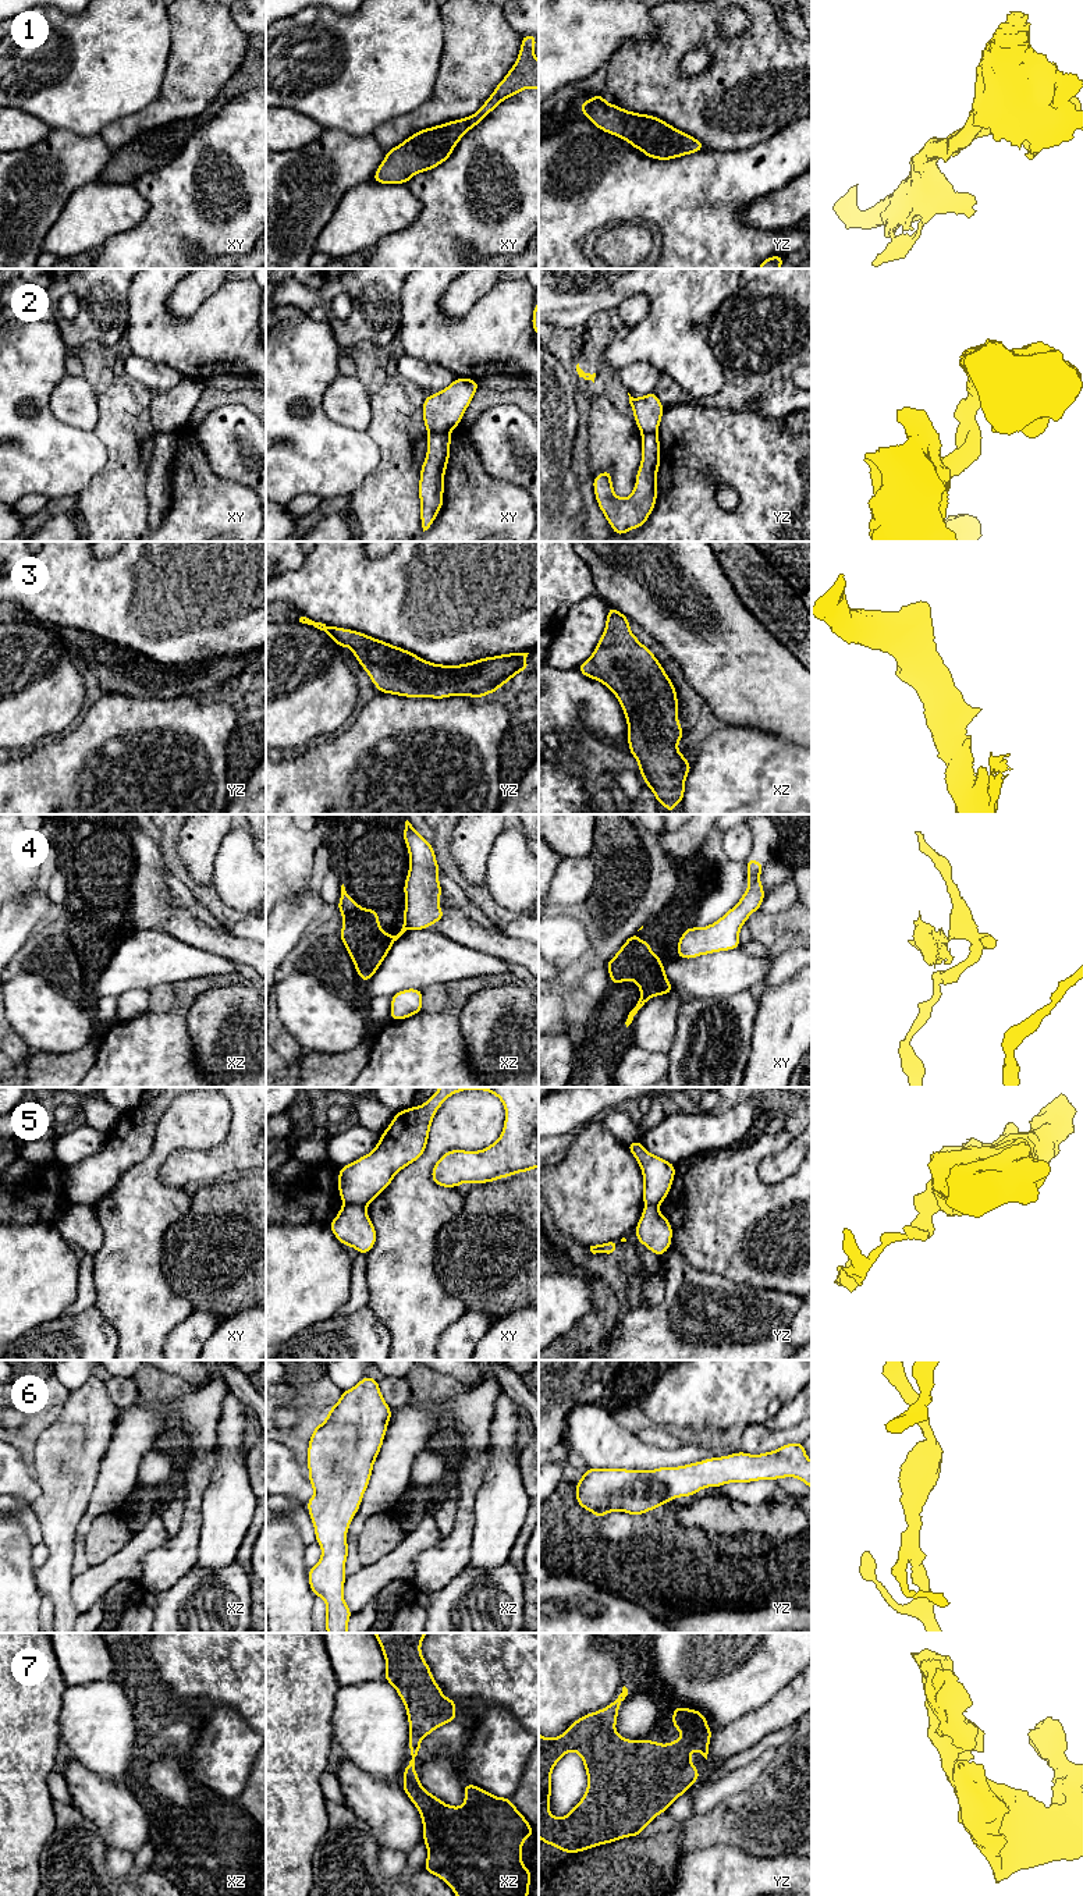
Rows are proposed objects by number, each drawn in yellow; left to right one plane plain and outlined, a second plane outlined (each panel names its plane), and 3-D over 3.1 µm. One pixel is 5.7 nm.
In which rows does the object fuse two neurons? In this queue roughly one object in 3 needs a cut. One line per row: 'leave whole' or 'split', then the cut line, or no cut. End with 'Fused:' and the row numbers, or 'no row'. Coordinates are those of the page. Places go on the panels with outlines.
1: leave whole; no cut
2: split; cut in xy along (448, 432), (433, 432), (429, 435)
3: leave whole; no cut
4: split; cut in xz along (404, 922), (408, 927)
5: split; cut in xy along (344, 1203), (359, 1203), (365, 1207)
6: leave whole; no cut
7: leave whole; no cut
Fused: 2, 4, 5

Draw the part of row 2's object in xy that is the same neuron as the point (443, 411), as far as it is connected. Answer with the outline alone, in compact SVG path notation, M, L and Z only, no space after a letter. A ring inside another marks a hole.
M457 377L447 388L427 395L420 406L427 433L454 430L461 423L477 388L477 380Z

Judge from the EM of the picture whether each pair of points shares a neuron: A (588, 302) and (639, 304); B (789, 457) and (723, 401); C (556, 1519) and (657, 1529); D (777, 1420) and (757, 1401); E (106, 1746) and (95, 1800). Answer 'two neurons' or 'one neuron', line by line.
A: two neurons
B: two neurons
C: one neuron
D: two neurons
E: two neurons

